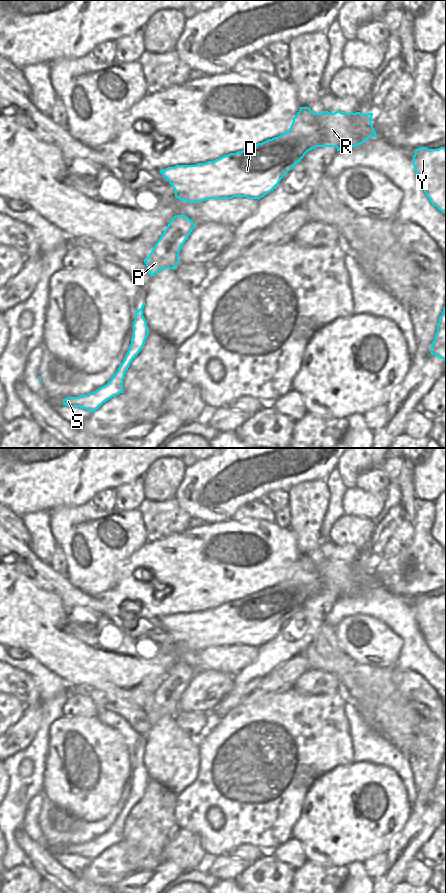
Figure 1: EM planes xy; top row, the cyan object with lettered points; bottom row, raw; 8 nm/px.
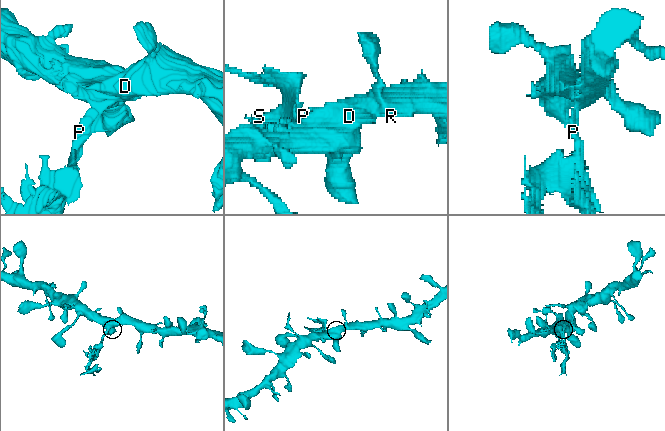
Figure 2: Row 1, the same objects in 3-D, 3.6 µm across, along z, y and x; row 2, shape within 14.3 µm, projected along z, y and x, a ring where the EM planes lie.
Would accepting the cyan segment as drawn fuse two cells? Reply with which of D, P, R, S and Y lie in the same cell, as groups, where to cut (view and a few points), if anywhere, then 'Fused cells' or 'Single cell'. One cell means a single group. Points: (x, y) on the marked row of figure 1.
Groups: D R Y / P S. Split along xy (182, 215), (182, 220), (192, 229). Fused cells

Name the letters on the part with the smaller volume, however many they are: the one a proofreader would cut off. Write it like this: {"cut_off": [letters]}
{"cut_off": ["P", "S"]}

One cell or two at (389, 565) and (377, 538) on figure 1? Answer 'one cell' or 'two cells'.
two cells

